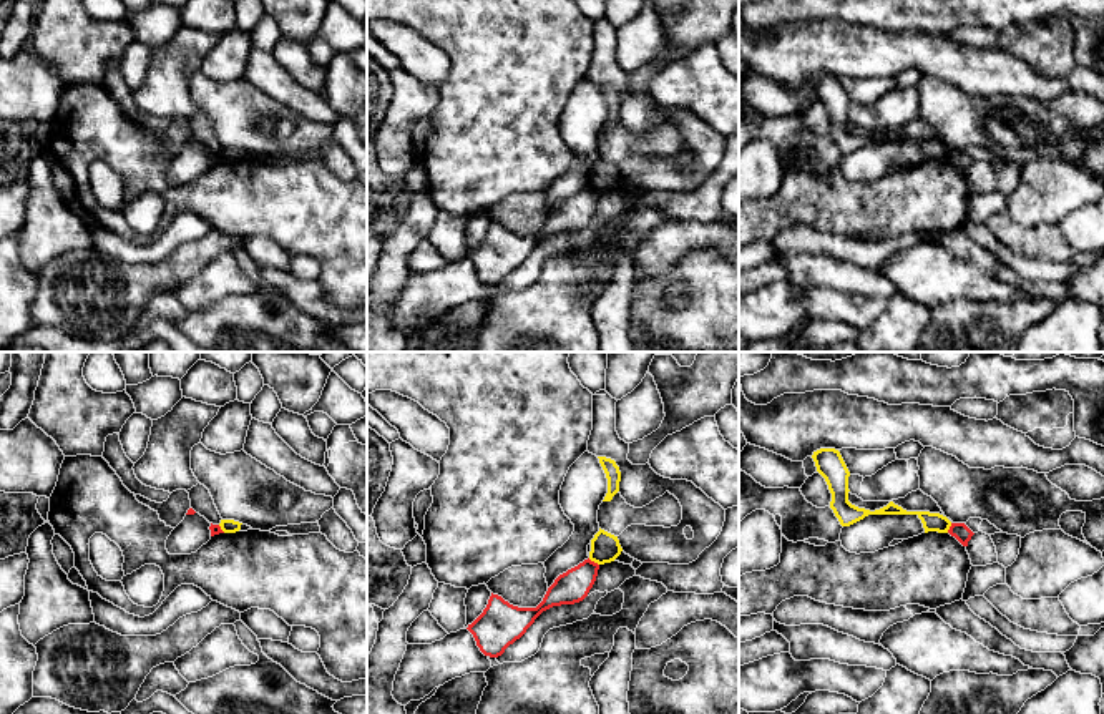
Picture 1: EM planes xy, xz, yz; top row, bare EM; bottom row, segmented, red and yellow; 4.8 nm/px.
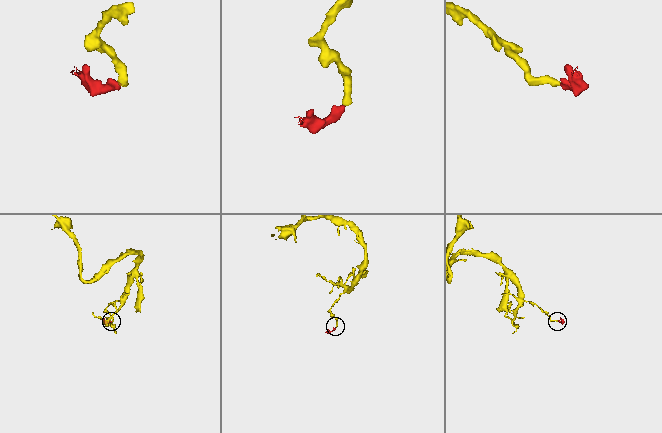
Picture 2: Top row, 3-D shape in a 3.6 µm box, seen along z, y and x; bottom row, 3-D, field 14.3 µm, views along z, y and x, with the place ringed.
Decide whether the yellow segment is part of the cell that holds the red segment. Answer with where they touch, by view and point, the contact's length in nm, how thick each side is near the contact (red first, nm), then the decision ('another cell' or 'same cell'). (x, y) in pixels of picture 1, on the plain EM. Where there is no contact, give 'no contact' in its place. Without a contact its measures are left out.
meets red in xz at (593, 190); contact 70 nm long; 160 nm thick on the red side, 140 nm on the other; another cell

